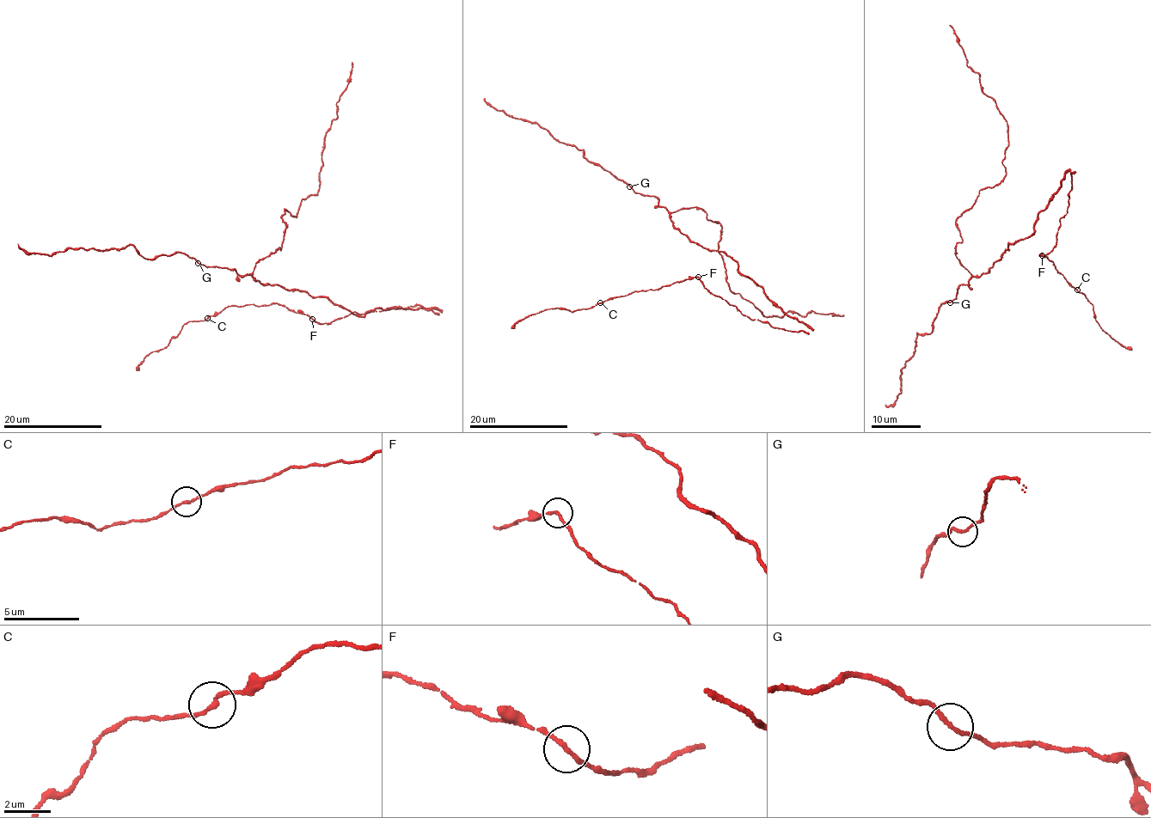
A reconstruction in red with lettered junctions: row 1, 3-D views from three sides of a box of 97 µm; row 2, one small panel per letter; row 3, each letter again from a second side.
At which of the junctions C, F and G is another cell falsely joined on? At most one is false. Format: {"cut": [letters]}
{"cut": []}

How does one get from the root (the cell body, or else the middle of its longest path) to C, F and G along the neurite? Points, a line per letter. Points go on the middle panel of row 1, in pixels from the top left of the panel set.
C: (741, 273), (807, 327), (805, 331), (792, 332), (751, 320), (713, 295), (696, 277), (600, 302)
F: (741, 273), (752, 278), (780, 308), (807, 327), (805, 331), (792, 332), (751, 320), (713, 295), (698, 277)
G: (741, 273), (738, 262), (698, 245), (674, 226), (658, 199), (636, 193), (629, 186)

